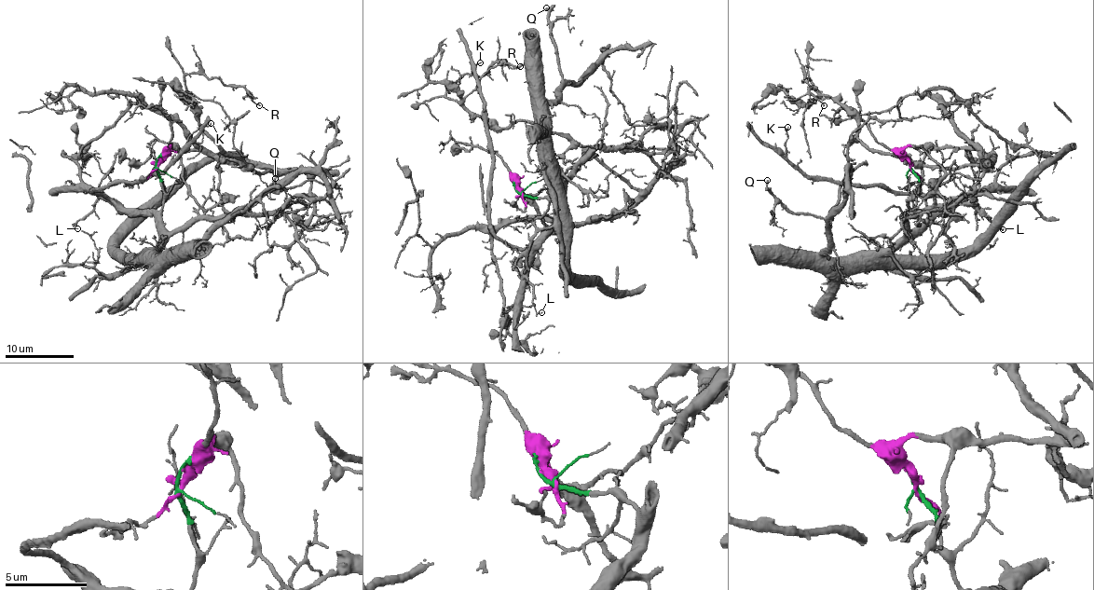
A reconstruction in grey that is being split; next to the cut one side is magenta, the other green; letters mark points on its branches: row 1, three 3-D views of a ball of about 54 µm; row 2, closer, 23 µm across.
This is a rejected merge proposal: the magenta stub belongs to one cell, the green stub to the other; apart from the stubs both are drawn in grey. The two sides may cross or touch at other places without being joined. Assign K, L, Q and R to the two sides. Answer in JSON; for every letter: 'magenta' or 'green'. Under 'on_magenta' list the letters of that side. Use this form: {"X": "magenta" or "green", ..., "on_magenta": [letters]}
{"K": "green", "L": "green", "Q": "green", "R": "magenta", "on_magenta": ["R"]}

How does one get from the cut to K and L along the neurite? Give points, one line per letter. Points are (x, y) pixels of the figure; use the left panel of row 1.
K: (157, 161), (163, 203), (159, 211), (125, 210), (92, 191), (166, 172), (188, 138), (211, 122)
L: (157, 161), (163, 203), (159, 211), (129, 212), (100, 198), (89, 212), (73, 227), (77, 229)

